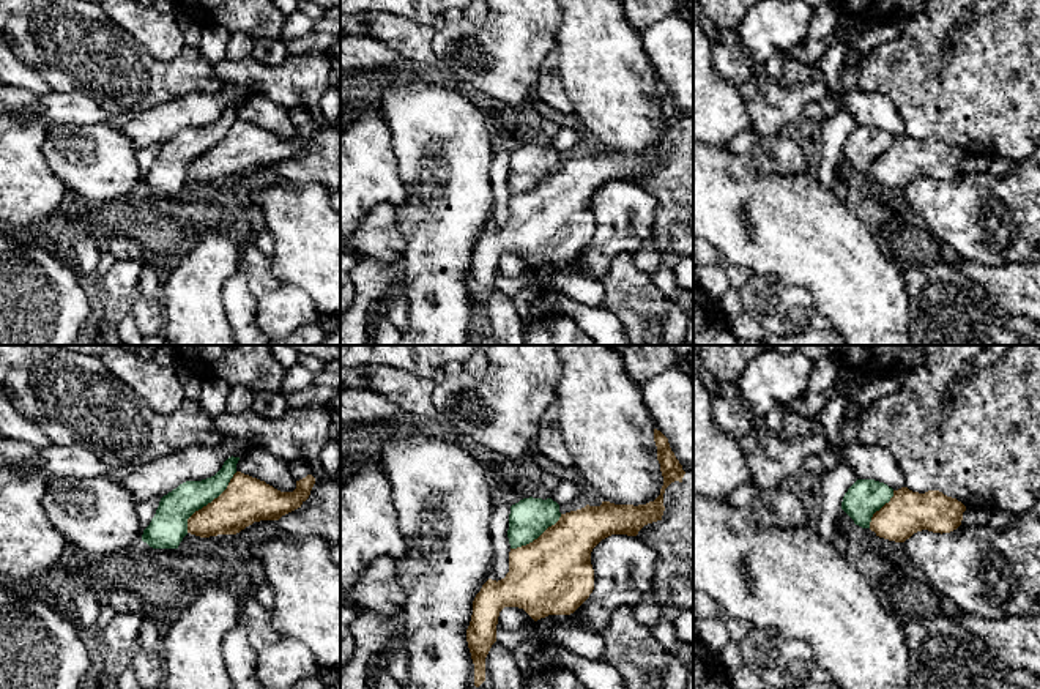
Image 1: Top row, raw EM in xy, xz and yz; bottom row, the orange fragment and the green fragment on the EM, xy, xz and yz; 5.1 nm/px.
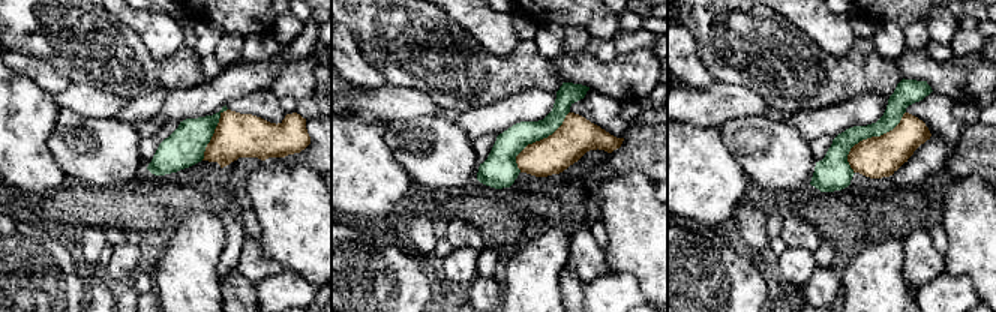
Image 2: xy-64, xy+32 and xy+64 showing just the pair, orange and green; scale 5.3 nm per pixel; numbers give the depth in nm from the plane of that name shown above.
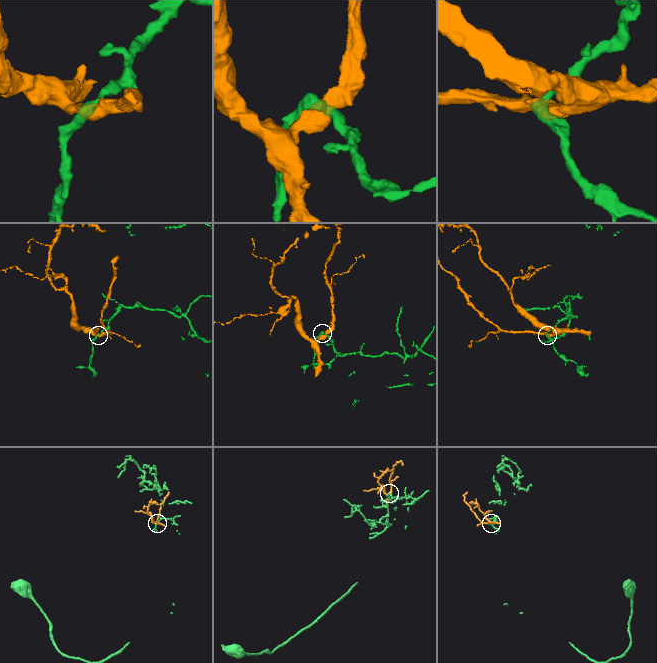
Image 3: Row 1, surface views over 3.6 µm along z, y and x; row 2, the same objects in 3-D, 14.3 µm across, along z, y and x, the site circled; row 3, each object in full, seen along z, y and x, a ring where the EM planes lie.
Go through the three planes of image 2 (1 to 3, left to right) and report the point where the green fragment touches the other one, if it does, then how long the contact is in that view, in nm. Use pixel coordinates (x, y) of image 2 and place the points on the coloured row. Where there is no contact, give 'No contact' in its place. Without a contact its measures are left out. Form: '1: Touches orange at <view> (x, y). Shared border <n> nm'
1: Touches orange at xy-64 (213, 134). Shared border 320 nm
2: Touches orange at xy+32 (537, 141). Shared border 420 nm
3: Touches orange at xy+64 (867, 138). Shared border 440 nm

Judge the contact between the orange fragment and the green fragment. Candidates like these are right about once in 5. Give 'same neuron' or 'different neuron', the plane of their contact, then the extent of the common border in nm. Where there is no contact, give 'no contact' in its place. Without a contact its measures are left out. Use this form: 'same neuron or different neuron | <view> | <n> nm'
different neuron | xy | 400 nm

